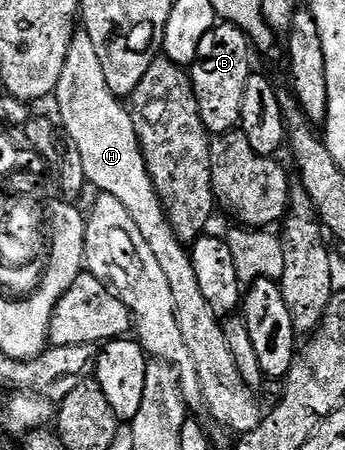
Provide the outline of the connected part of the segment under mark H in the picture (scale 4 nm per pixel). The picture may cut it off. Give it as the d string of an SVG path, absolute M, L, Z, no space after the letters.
M85 30L75 31L68 46L68 56L56 91L57 98L58 112L62 115L61 127L77 143L87 185L124 202L152 254L156 254L160 270L164 270L164 275L168 277L172 302L176 306L176 322L180 322L180 334L184 334L184 343L188 345L188 354L192 354L192 362L200 378L204 408L210 411L216 423L231 428L237 434L251 432L262 421L263 405L256 399L255 389L250 388L236 370L236 358L232 358L232 350L228 350L222 320L214 313L212 306L208 306L200 285L196 283L196 270L192 270L187 245L175 235L166 211L162 209L162 199L156 194L146 169L146 159L142 153L142 143L138 141L131 109L114 96L112 90L108 90L100 58L96 58L96 46L92 46L92 38L88 38Z

